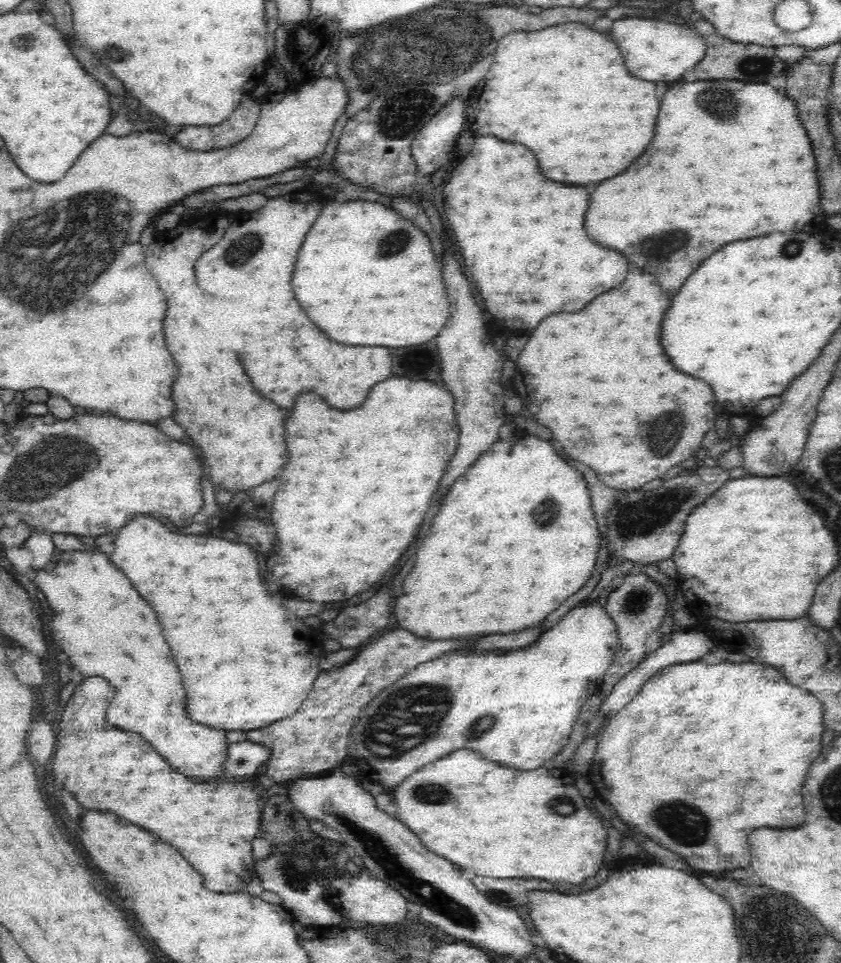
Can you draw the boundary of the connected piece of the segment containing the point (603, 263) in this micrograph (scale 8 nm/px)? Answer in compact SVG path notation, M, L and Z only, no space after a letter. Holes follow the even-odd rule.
M488 135L476 136L476 138L478 140L475 140L476 144L474 144L472 152L458 164L458 168L452 172L450 182L445 184L443 188L444 212L446 212L448 224L450 224L452 232L454 232L456 244L458 244L458 248L462 252L464 266L472 274L472 280L476 282L476 288L478 288L478 294L480 294L482 300L478 296L476 297L482 305L486 306L487 312L493 316L495 329L520 328L522 322L528 320L528 332L530 332L548 314L554 314L558 310L582 310L582 306L586 306L592 298L596 298L598 294L608 292L608 290L612 290L612 288L616 288L618 284L624 282L624 278L628 274L628 262L626 262L626 258L622 254L614 252L614 250L608 250L608 248L602 248L602 246L594 244L586 236L586 232L584 232L584 214L586 214L586 206L588 206L588 192L584 188L580 188L580 186L564 186L560 182L552 182L546 176L542 176L540 170L538 170L538 162L536 162L534 154L530 150L526 150L526 146L508 144L508 142L502 142L502 140ZM532 260L538 260L540 262L540 268L534 274L528 272L528 266L532 264Z

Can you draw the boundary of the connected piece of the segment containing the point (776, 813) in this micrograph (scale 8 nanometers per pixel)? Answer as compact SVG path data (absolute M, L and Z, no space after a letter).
M692 662L672 665L662 669L656 676L650 678L642 686L642 692L629 702L624 710L616 713L616 716L606 724L606 728L600 727L598 736L598 752L594 758L594 764L588 772L590 782L594 784L596 792L600 798L604 798L618 814L618 818L644 832L648 838L656 840L664 848L680 854L688 866L694 866L694 870L708 870L710 876L718 876L720 872L734 870L734 868L746 868L742 864L748 864L744 858L746 846L746 834L750 834L754 828L798 828L804 822L804 804L802 804L802 784L806 780L806 772L812 766L812 760L818 758L820 754L820 740L822 740L822 728L824 728L824 714L822 714L822 704L806 690L792 686L782 673L774 667L766 664L718 664L718 666L708 666L700 662Z

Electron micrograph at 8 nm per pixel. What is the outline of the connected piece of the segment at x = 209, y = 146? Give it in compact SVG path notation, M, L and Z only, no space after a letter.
M246 96L242 106L216 126L184 126L177 134L176 141L192 151L212 151L234 146L243 141L253 130L260 116L256 98Z

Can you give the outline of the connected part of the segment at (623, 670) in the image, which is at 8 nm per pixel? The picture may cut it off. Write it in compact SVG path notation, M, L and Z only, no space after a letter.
M634 572L634 574L625 576L618 588L611 589L603 609L616 625L619 644L599 688L605 701L611 695L616 683L620 682L624 675L635 666L638 666L642 659L646 658L646 638L660 627L664 616L668 613L668 597L662 585L656 584L652 577L641 572Z

